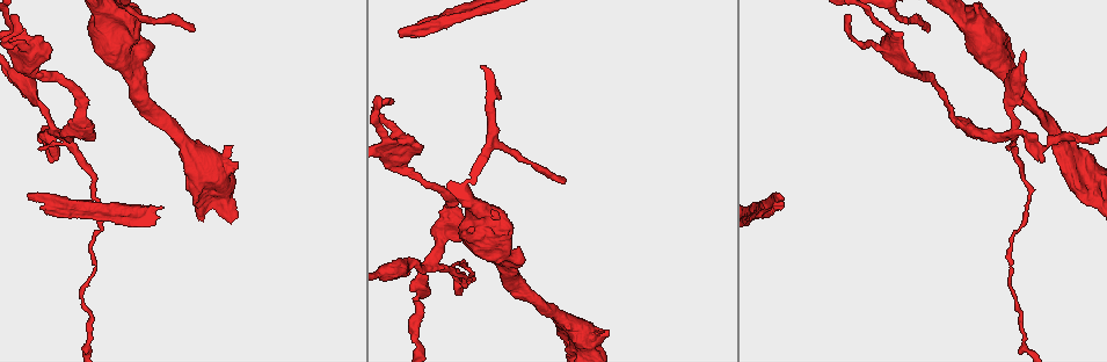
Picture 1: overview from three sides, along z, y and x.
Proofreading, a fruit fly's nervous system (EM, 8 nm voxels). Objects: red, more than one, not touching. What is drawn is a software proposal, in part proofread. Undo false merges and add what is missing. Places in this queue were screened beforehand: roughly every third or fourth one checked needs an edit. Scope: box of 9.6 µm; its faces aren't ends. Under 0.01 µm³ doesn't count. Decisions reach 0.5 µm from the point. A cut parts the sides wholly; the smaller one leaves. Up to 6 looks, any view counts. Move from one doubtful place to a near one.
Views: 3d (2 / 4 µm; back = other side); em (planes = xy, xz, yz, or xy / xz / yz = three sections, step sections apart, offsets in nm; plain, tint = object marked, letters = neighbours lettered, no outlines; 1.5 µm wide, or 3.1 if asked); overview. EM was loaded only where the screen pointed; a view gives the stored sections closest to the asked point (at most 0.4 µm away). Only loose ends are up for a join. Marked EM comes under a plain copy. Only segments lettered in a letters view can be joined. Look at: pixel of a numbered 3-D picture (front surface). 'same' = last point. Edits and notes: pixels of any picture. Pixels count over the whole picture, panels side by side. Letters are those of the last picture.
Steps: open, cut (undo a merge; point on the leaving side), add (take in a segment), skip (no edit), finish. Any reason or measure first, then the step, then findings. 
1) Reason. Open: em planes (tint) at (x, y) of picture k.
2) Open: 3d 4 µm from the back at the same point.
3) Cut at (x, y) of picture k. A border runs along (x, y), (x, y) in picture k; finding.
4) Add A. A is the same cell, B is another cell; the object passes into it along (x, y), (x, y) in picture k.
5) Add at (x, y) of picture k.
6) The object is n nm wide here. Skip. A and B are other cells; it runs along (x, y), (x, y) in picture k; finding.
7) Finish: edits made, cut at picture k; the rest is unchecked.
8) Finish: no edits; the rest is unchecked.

End of a long branch. Open: 3d 2 µm at (777, 196) of picture 1.

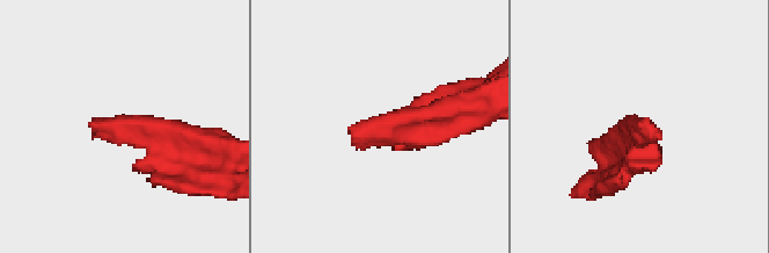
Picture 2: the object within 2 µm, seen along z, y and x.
Open: em xz step 8 (letters) at (642, 121) of picture 2.

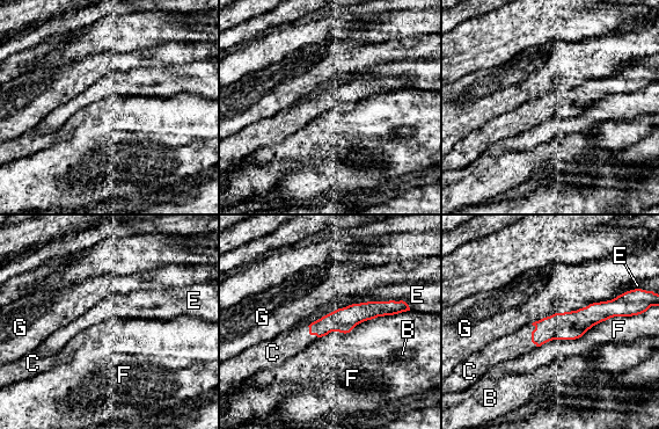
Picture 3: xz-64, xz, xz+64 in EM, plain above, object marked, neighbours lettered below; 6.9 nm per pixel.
Open: em planes (letters) at the same point.

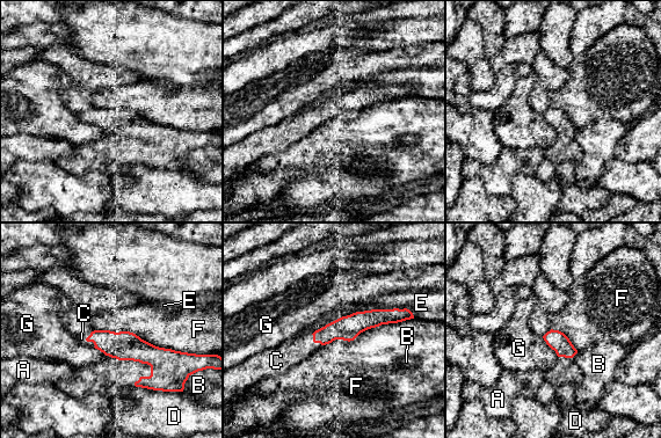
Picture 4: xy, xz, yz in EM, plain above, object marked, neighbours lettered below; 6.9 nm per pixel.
The longest contact is with F, 700 nm. Add C. C is the same cell, A, B, D, E, F and G are other cells; it goes on there.

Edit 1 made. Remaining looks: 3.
Open: overview.

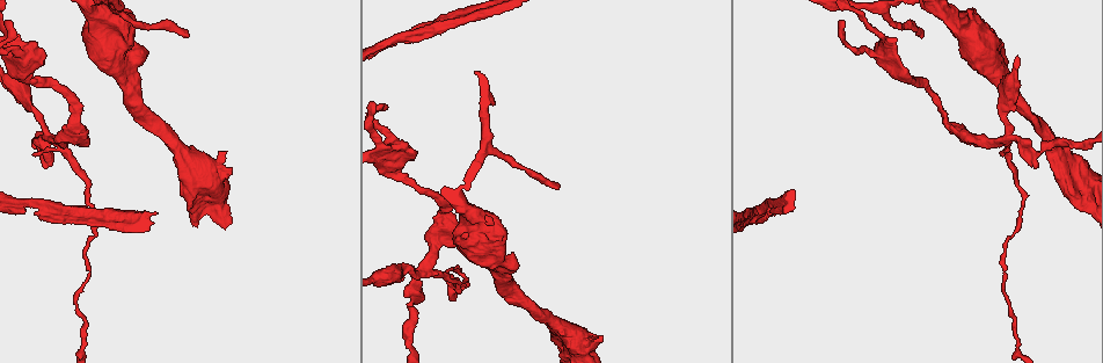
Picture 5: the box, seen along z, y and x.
Free end. Open: 3d 4 µm at (187, 31) of picture 5.

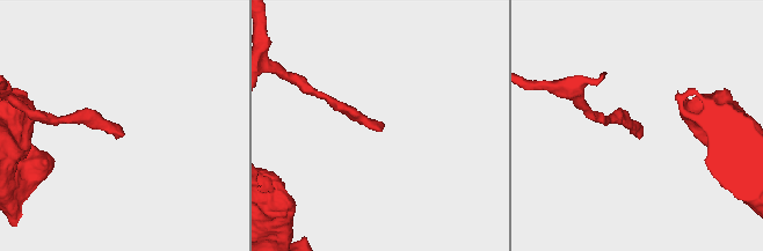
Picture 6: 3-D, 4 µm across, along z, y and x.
Shape alone is not enough. Open: em planes (letters) at (121, 128) of picture 6.

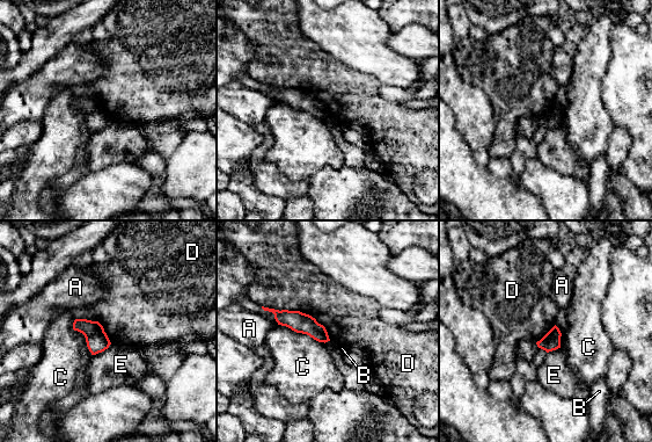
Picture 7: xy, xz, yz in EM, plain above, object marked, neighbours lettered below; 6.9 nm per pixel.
The longest contact is with D, 550 nm. Skip. A, B, C, D and E are other cells; a border runs along (262, 305), (310, 314), (330, 340) in picture 7; no lettered segment goes on from it.

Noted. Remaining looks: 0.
Finish: edits made, add at picture 4; the rest is unchecked.

